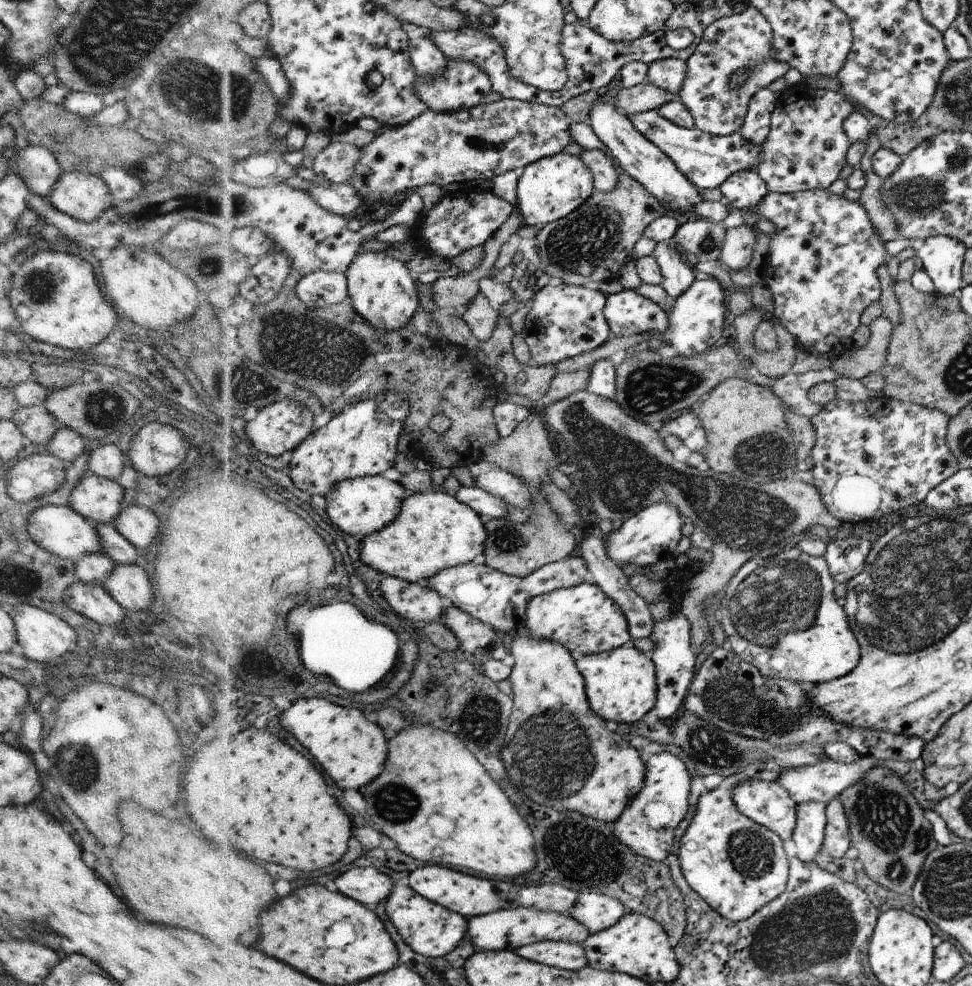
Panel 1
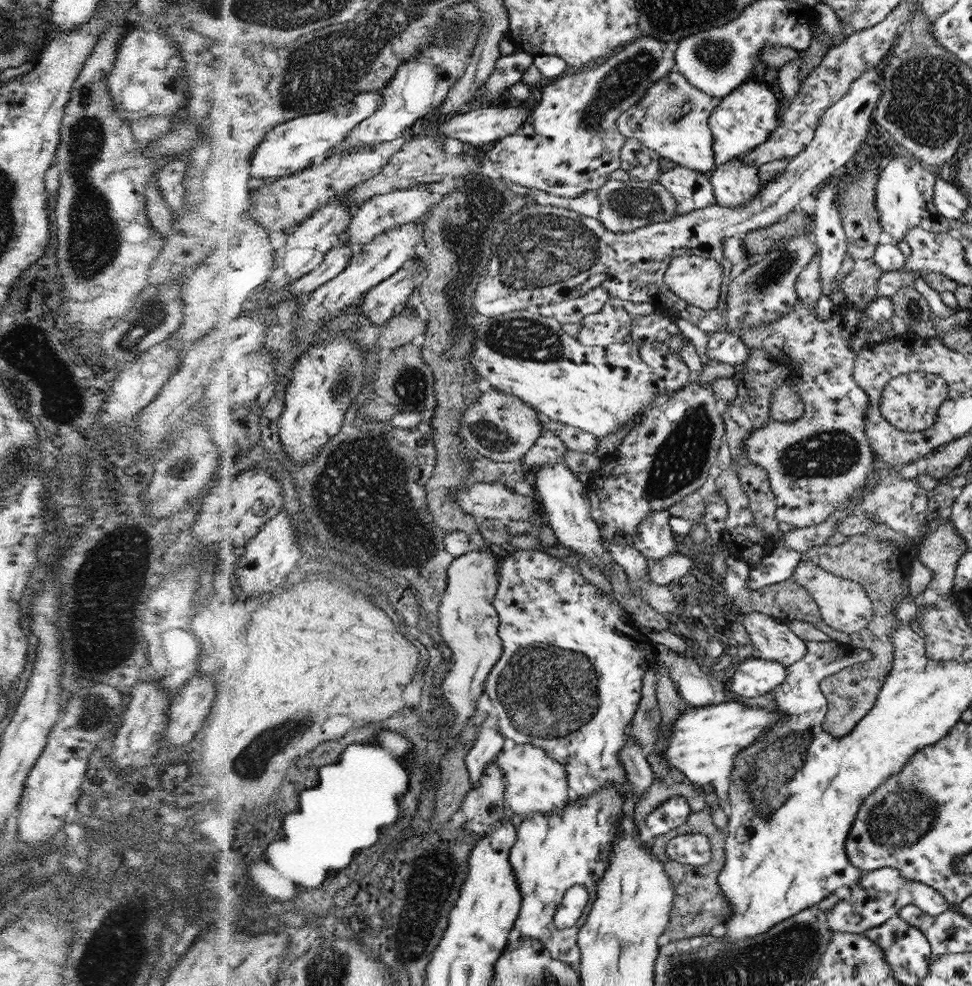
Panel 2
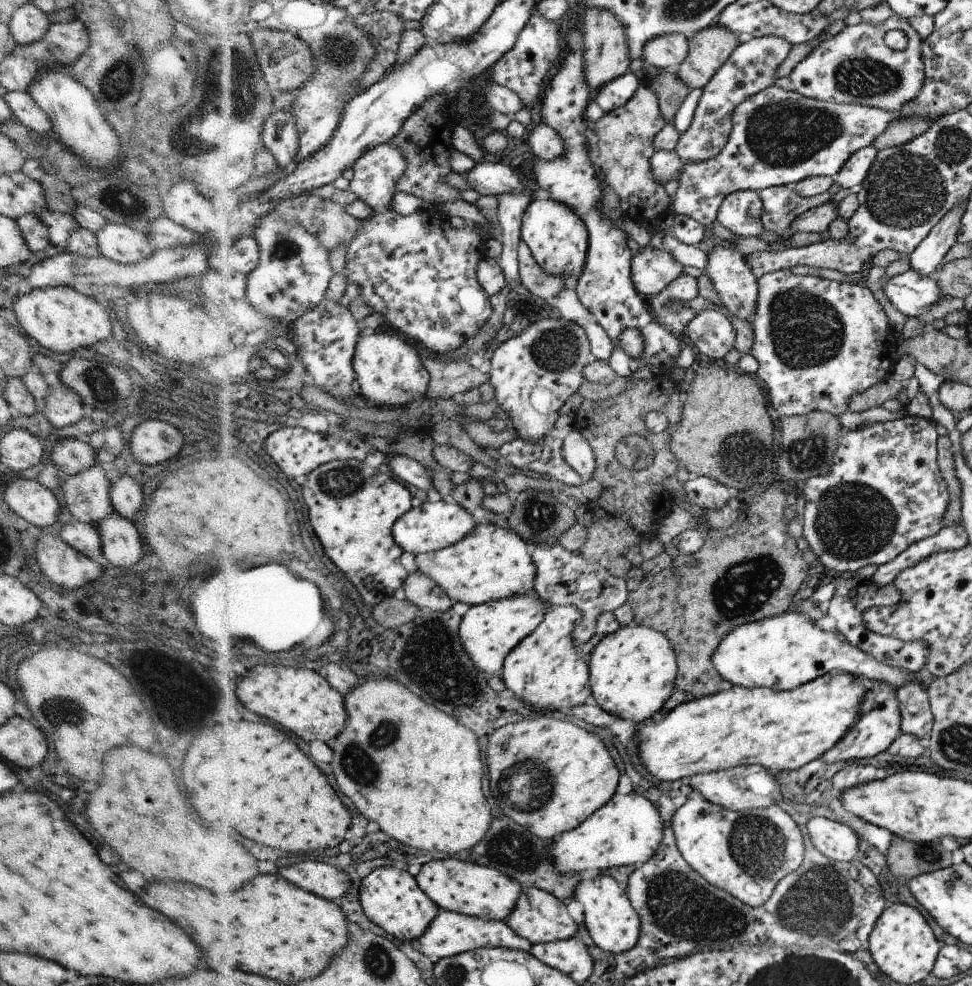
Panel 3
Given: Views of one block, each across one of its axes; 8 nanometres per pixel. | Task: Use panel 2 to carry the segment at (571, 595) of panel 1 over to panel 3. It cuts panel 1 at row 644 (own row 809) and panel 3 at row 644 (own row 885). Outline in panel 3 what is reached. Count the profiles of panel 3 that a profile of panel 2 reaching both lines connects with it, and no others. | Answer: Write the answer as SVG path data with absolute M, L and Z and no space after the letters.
M556 605L538 628L522 640L522 646L518 646L510 658L505 658L506 670L502 670L500 676L505 688L516 694L516 698L520 698L524 704L538 710L538 713L576 708L586 704L587 698L592 696L589 680L592 649L604 636L616 633L621 624L612 612L600 614L591 639L582 646L576 646L573 630L581 620L582 611L577 606Z

